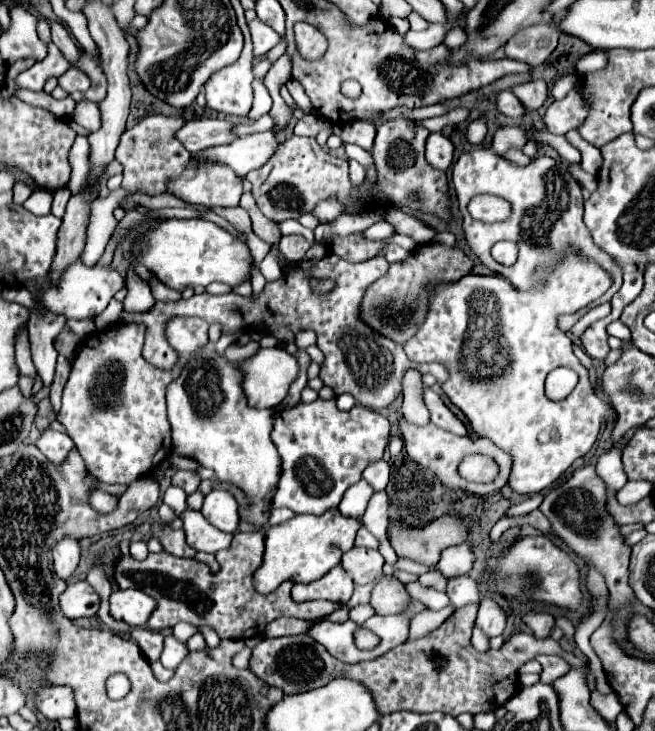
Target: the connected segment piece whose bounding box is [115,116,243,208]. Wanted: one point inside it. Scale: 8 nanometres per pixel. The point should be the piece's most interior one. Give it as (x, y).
(150, 162)

